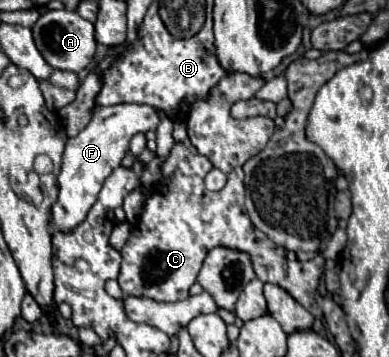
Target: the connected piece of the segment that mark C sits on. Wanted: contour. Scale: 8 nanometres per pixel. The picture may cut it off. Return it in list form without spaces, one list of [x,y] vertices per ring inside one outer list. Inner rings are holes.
[[[176,143],[170,151],[170,155],[164,159],[160,171],[162,171],[162,187],[158,193],[150,195],[144,201],[144,211],[140,215],[138,227],[132,230],[130,239],[126,245],[120,249],[120,255],[124,259],[118,275],[118,283],[126,295],[134,297],[148,297],[154,301],[164,301],[164,303],[174,303],[180,299],[188,297],[190,287],[196,283],[198,271],[202,267],[202,261],[206,259],[206,253],[212,251],[214,247],[228,247],[234,251],[248,253],[256,271],[256,277],[264,283],[274,283],[288,291],[304,309],[308,309],[316,319],[322,319],[322,309],[314,301],[314,293],[318,287],[318,279],[324,271],[324,257],[318,255],[316,259],[310,261],[288,261],[288,281],[286,281],[286,253],[280,245],[272,243],[272,255],[270,255],[270,239],[258,231],[252,221],[246,215],[244,209],[244,171],[242,167],[236,167],[228,175],[228,183],[222,191],[208,191],[204,184],[204,178],[208,171],[211,170],[211,163],[208,158],[198,153],[192,153],[190,147],[184,147],[184,143]]]

